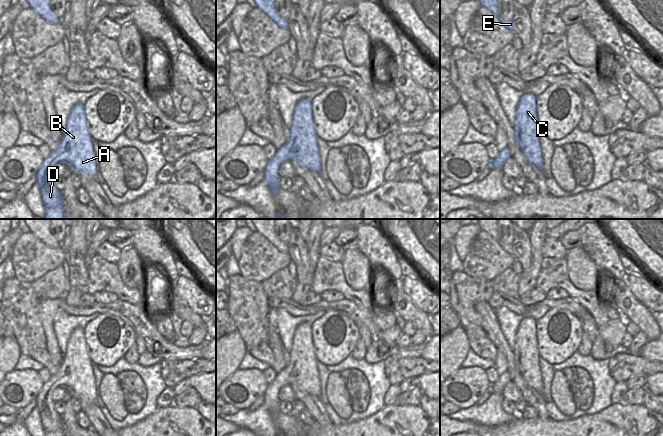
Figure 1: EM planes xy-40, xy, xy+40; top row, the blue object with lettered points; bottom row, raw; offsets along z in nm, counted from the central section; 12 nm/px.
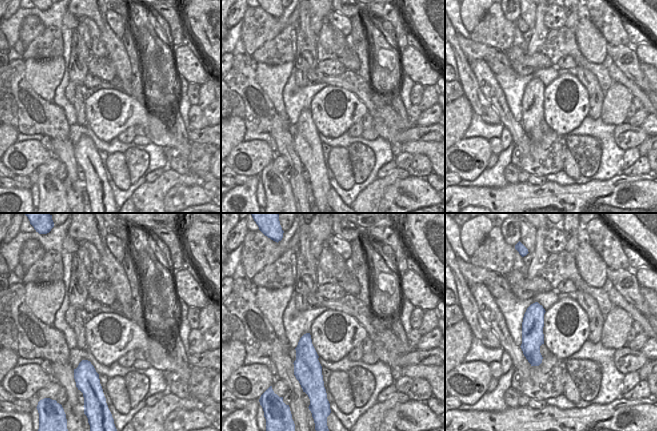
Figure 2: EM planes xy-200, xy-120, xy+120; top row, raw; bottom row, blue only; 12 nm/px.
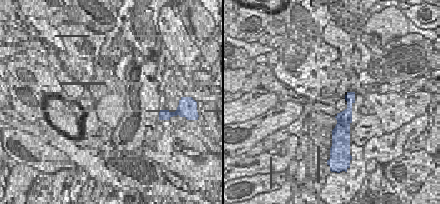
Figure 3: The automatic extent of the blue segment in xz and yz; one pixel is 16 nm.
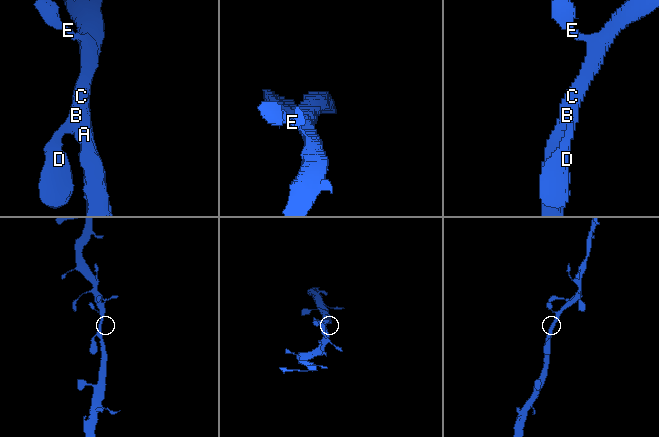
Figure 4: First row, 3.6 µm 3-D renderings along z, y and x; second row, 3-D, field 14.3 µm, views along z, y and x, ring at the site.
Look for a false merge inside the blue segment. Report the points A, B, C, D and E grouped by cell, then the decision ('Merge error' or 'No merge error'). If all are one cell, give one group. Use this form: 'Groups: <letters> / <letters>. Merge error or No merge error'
Groups: A B C D E. No merge error

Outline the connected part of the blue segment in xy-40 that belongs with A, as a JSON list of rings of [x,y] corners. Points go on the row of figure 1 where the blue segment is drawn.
[[[75,104],[67,119],[62,140],[55,151],[51,151],[44,159],[35,175],[35,183],[39,187],[42,203],[45,207],[43,219],[67,219],[61,191],[54,185],[51,173],[57,163],[66,163],[77,172],[97,177],[93,140],[87,129],[85,106]]]

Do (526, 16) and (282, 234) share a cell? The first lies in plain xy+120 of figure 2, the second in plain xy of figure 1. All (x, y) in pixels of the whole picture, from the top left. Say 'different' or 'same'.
different

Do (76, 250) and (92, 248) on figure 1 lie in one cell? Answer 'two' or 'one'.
two

